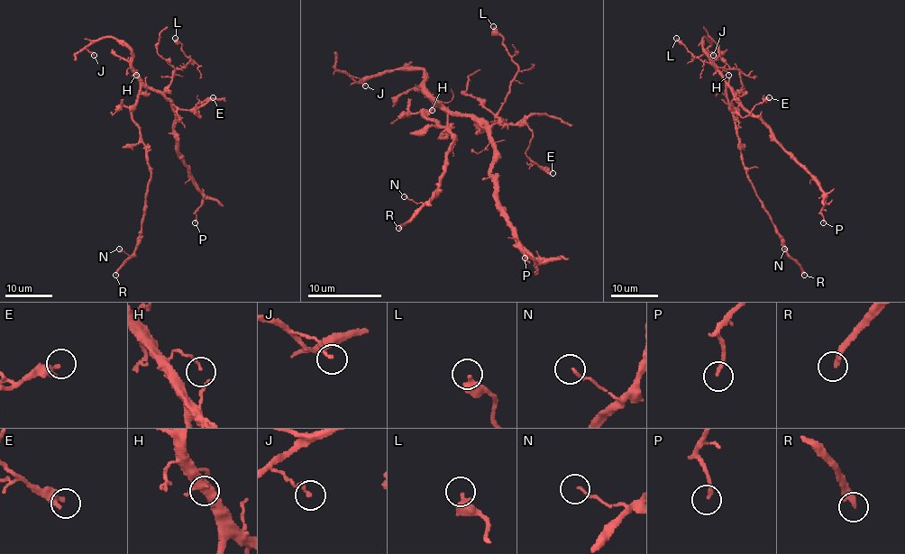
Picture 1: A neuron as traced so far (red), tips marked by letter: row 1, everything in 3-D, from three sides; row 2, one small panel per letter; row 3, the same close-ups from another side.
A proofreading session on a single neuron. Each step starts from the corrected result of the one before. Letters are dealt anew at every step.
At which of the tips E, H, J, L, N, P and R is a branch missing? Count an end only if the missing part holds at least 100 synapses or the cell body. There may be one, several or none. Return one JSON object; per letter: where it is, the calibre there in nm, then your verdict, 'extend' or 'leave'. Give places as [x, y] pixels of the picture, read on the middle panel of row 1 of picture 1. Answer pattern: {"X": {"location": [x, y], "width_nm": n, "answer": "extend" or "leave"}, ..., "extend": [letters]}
{"E": {"location": [553, 173], "width_nm": 400, "answer": "leave"}, "H": {"location": [432, 110], "width_nm": 100, "answer": "leave"}, "J": {"location": [365, 86], "width_nm": 150, "answer": "leave"}, "L": {"location": [493, 26], "width_nm": 320, "answer": "leave"}, "N": {"location": [404, 196], "width_nm": 110, "answer": "leave"}, "P": {"location": [525, 258], "width_nm": 160, "answer": "leave"}, "R": {"location": [398, 228], "width_nm": 260, "answer": "extend"}, "extend": ["R"]}

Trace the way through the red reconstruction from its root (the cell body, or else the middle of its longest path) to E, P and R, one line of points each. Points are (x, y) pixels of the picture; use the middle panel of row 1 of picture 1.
E: (432, 108), (441, 106), (452, 112), (481, 117), (489, 124), (525, 122), (532, 130), (526, 154), (553, 173)
P: (432, 108), (441, 106), (467, 113), (486, 130), (493, 145), (491, 182), (500, 215), (535, 261), (525, 258)
R: (432, 108), (425, 115), (454, 136), (446, 154), (446, 169), (441, 177), (439, 189), (398, 228)

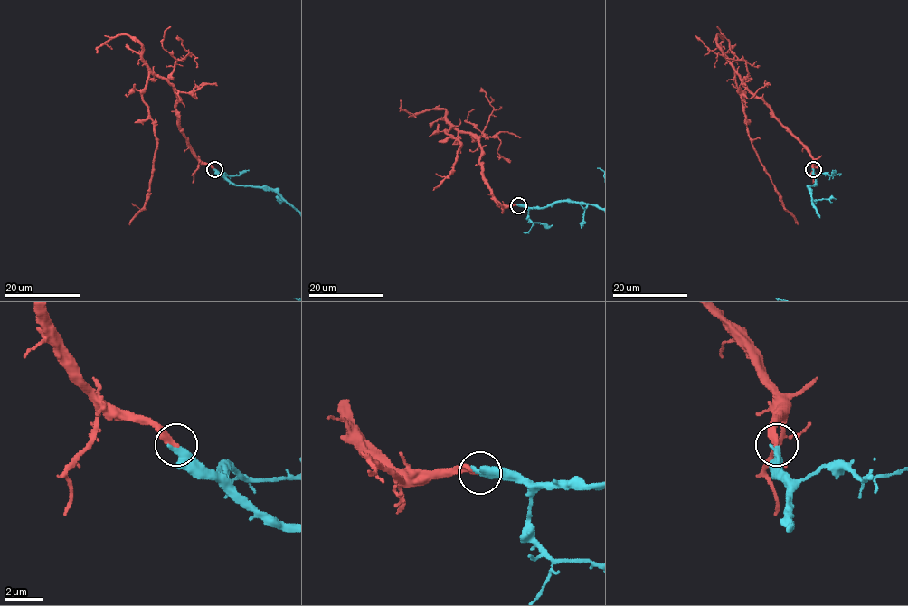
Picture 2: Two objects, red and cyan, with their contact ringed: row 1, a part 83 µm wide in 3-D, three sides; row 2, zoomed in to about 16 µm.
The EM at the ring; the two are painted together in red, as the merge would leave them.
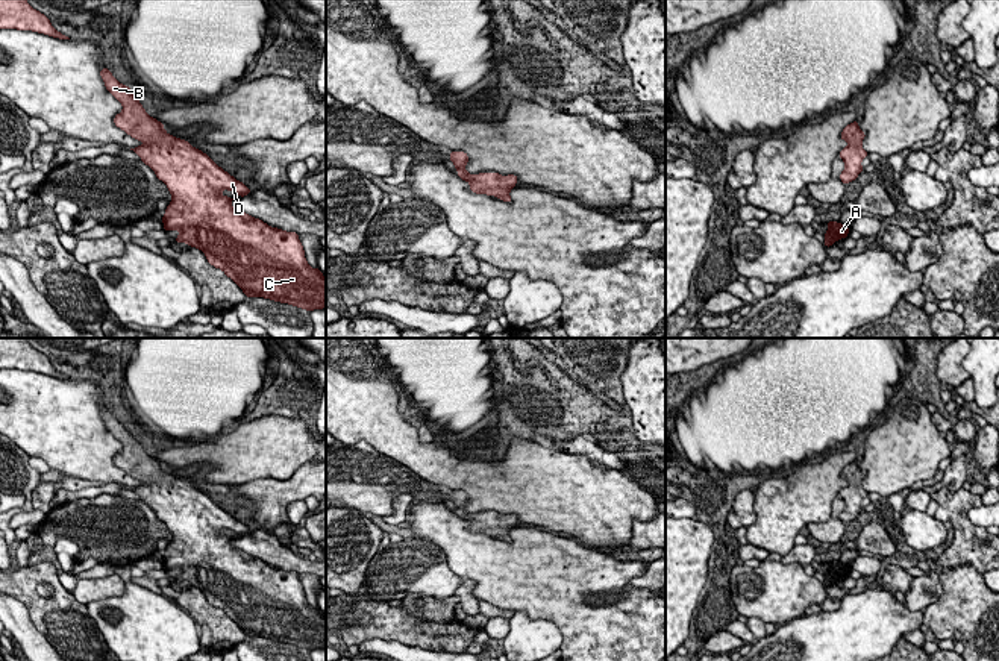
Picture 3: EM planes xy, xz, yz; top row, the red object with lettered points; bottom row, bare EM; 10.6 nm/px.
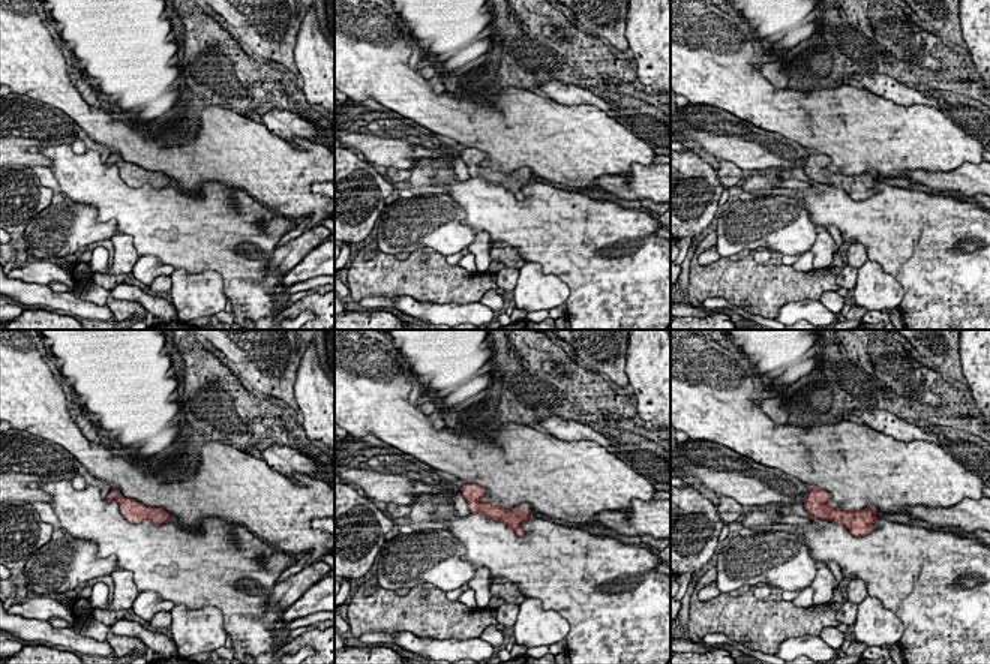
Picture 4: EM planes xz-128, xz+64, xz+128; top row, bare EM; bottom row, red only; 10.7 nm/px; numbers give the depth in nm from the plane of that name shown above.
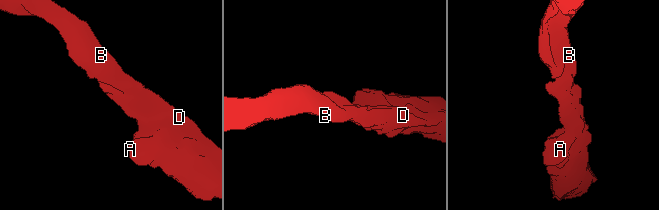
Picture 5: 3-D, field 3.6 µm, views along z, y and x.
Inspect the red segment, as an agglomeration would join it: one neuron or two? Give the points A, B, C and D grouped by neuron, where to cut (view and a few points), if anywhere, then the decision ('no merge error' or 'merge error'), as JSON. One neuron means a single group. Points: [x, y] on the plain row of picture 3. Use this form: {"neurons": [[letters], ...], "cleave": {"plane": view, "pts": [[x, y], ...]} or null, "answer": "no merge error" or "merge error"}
{"neurons": [["A", "B", "C", "D"]], "cleave": null, "answer": "no merge error"}

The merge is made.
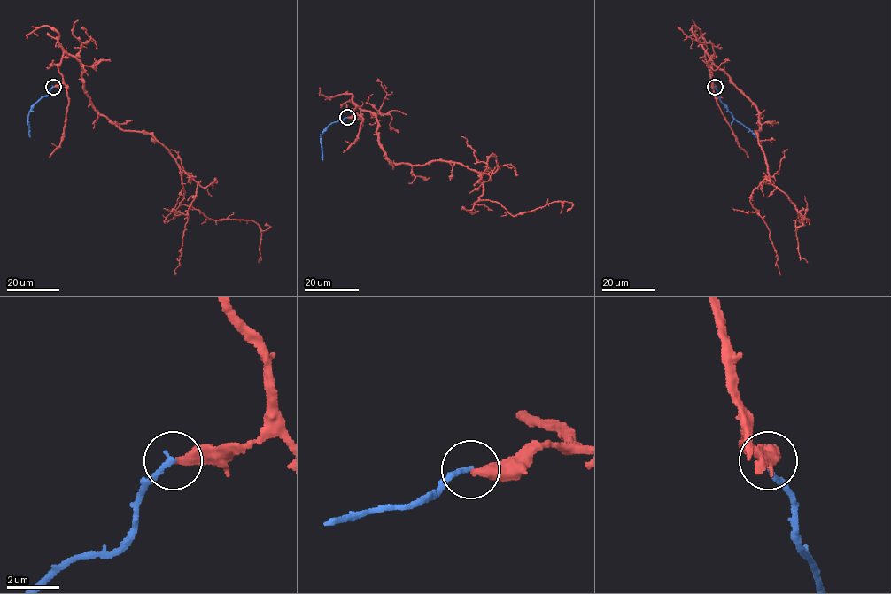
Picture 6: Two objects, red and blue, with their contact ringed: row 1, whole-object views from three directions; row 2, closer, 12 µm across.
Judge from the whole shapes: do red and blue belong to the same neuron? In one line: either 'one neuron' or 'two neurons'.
one neuron

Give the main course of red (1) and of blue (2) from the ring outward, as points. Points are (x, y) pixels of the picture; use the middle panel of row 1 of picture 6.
1: (346, 117), (375, 116), (393, 163), (461, 163), (480, 174), (481, 199), (515, 216), (560, 201), (561, 213)
2: (346, 117), (332, 122), (321, 134), (323, 160)

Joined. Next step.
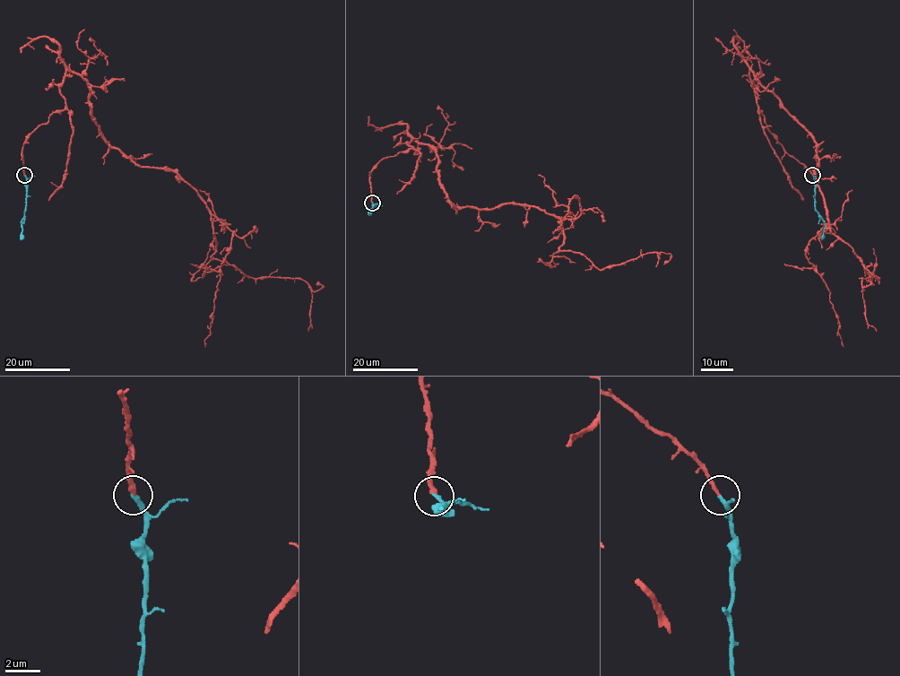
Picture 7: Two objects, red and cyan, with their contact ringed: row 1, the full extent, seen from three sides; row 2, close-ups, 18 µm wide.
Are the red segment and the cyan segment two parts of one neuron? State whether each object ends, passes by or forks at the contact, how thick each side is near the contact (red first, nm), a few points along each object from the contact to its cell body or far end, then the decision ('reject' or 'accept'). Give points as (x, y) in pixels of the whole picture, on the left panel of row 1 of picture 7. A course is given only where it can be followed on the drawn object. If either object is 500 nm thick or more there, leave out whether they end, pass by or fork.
red ends; cyan ends; calibres 220 and 200 nm; course red (24, 175), (26, 139), (78, 73), (108, 144), (205, 204), (212, 257), (307, 283), (308, 331); course cyan (24, 175), (26, 206), (21, 240); accept

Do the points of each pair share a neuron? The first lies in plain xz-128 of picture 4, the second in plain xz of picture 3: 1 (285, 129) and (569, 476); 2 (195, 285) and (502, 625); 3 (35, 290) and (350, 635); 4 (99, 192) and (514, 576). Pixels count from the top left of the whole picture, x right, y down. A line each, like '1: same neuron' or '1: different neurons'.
1: different neurons
2: different neurons
3: different neurons
4: same neuron

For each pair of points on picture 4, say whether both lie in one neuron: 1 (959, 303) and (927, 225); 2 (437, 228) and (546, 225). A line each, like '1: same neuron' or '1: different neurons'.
1: same neuron
2: different neurons

